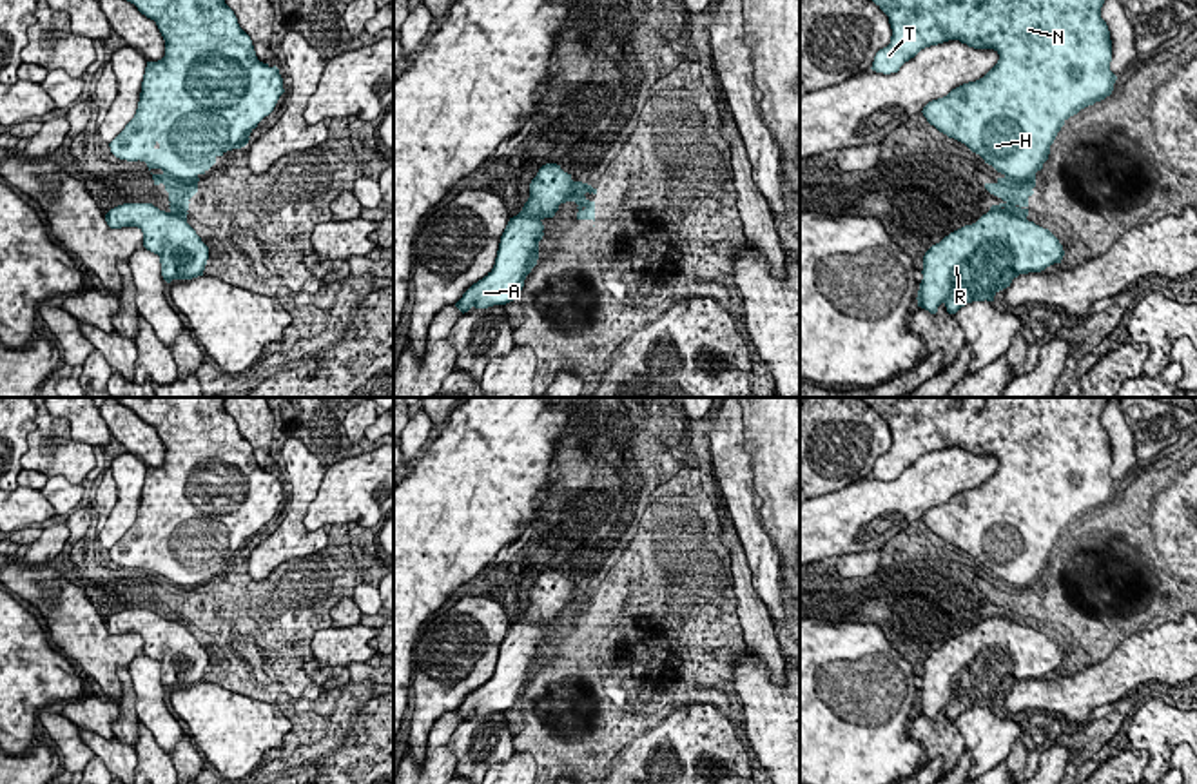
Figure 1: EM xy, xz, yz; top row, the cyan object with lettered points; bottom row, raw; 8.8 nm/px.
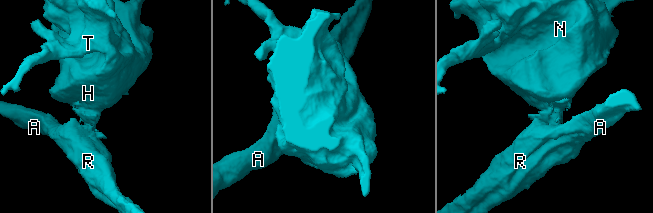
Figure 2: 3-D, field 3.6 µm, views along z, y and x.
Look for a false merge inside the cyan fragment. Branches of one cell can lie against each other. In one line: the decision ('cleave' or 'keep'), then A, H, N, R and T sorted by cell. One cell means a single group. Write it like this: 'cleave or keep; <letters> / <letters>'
cleave; A R / H N T

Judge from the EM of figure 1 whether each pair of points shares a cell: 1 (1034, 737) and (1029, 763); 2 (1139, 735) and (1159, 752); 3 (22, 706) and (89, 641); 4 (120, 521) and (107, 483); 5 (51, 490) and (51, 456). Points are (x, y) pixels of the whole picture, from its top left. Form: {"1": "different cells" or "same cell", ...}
{"1": "same cell", "2": "same cell", "3": "different cells", "4": "different cells", "5": "different cells"}

